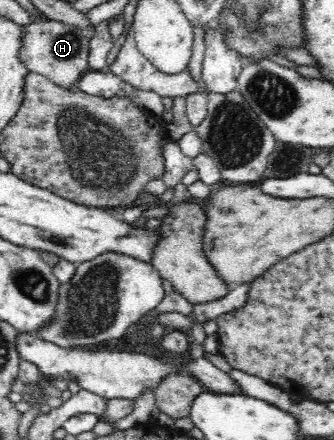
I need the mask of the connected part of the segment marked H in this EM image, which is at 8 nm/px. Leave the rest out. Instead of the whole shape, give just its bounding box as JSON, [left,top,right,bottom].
[21,18,92,89]

